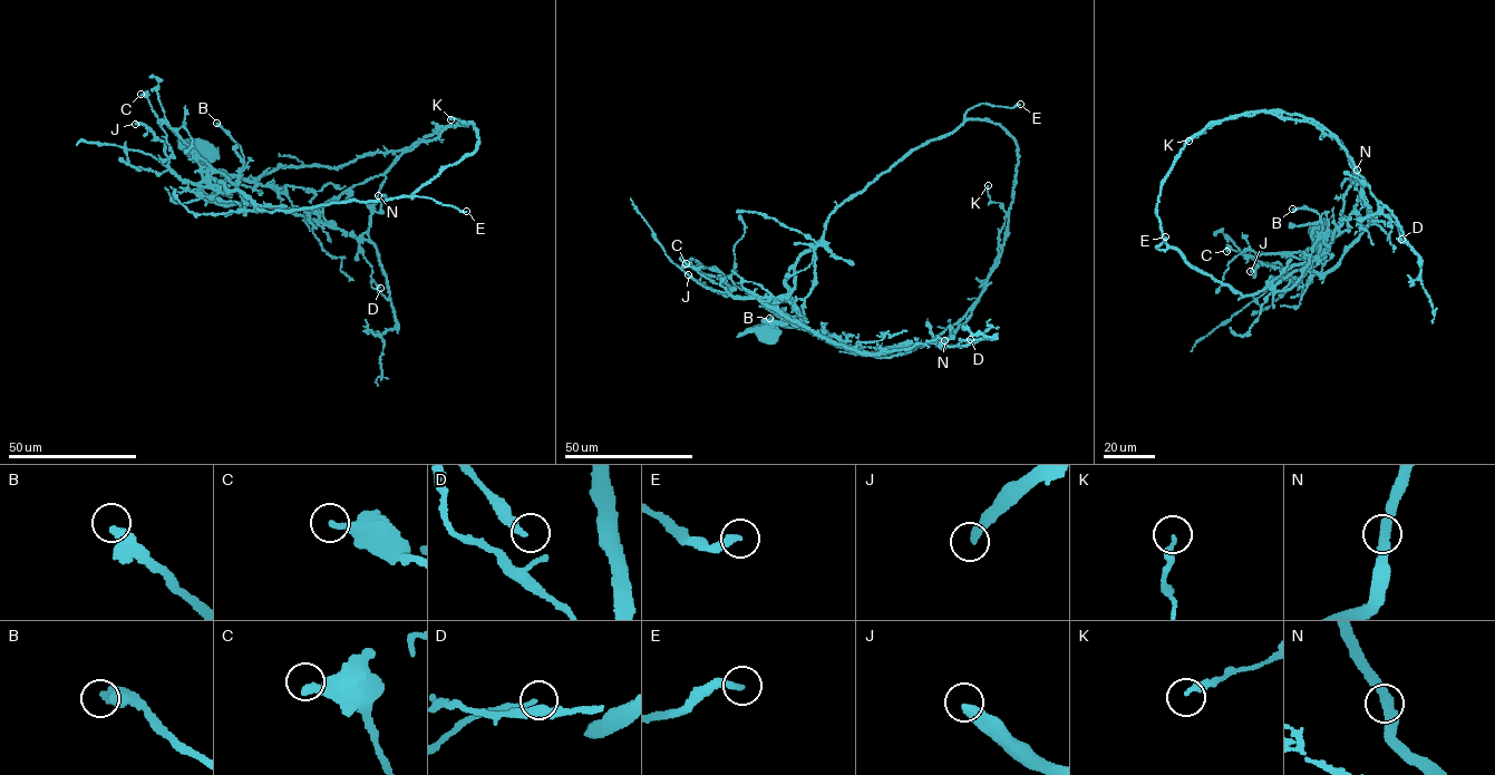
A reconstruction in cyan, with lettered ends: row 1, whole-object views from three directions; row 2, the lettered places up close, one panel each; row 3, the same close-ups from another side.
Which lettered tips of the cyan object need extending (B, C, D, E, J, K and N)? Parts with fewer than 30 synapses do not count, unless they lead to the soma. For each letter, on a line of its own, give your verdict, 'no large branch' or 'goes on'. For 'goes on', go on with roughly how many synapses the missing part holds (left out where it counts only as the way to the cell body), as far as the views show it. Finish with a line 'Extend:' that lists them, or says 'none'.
B: goes on | 70 syn
C: no large branch
D: no large branch
E: goes on | 80 syn
J: goes on | 200 syn
K: no large branch
N: no large branch
Extend: B, E, J

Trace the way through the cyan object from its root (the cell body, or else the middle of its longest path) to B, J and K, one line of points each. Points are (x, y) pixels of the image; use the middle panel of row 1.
B: (765, 331), (767, 335), (768, 323), (774, 321), (804, 326), (805, 321), (806, 327), (789, 327), (769, 318)
J: (765, 331), (767, 335), (768, 323), (774, 321), (792, 322), (779, 313), (773, 299), (727, 297), (688, 274)
K: (765, 331), (774, 321), (803, 325), (889, 357), (932, 341), (979, 297), (998, 255), (1006, 212), (988, 185)

